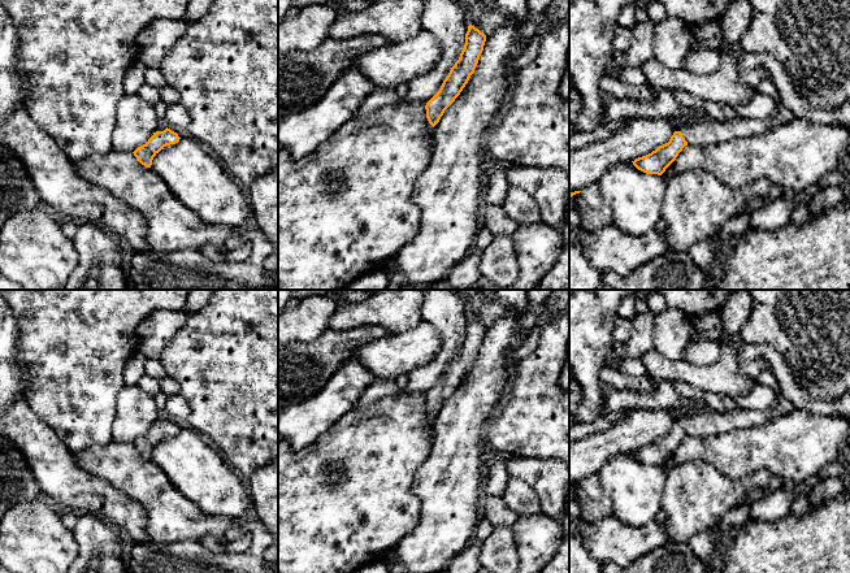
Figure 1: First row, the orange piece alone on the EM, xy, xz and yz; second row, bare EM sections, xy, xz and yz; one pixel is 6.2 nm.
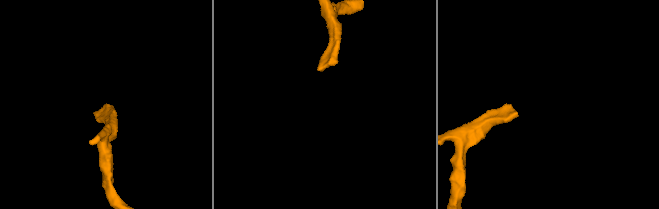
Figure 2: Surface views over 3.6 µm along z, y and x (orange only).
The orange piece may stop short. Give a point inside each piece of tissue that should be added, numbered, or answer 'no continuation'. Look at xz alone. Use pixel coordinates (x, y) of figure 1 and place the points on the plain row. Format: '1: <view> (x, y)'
no continuation

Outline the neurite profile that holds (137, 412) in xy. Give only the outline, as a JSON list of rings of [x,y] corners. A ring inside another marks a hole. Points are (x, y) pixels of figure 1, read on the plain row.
[[[125,385],[117,395],[112,440],[133,444],[138,438],[148,433],[160,416],[153,396],[138,386]]]

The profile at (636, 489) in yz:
[[[632,452],[612,456],[598,473],[612,502],[612,513],[624,524],[643,526],[662,509],[665,472],[638,461]]]

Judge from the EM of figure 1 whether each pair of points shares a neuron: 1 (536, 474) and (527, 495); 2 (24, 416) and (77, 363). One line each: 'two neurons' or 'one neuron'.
1: two neurons
2: two neurons

